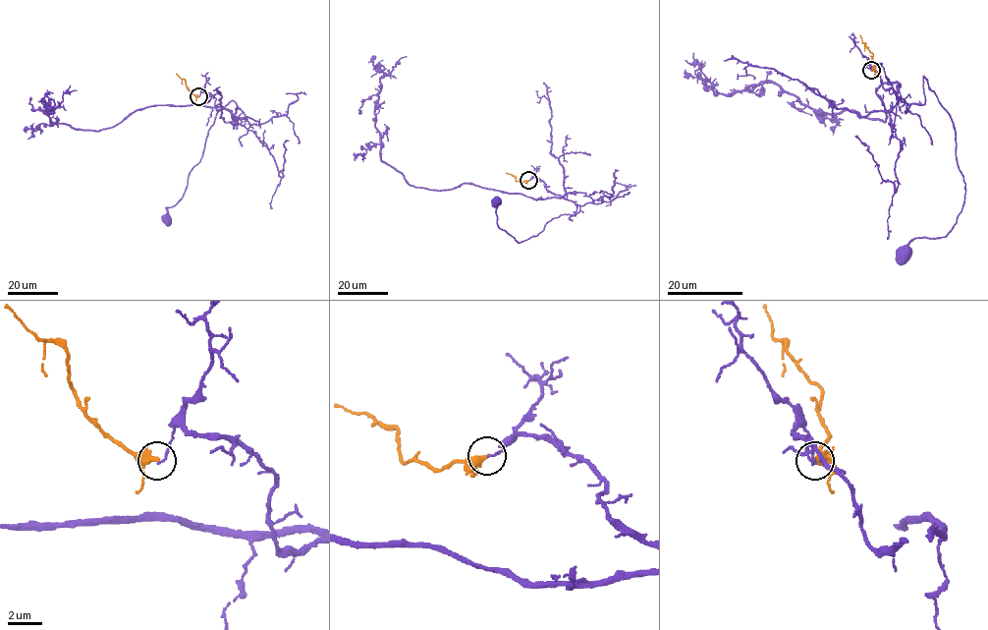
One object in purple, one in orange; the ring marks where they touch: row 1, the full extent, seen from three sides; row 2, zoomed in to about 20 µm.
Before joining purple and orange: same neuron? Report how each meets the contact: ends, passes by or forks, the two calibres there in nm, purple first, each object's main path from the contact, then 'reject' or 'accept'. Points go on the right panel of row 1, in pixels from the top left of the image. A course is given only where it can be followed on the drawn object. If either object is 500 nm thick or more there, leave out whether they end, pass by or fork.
purple ends; orange ends; calibres 120 and 420 nm; course purple (871, 70), (910, 103), (925, 102), (924, 76), (953, 121), (963, 177), (957, 221), (905, 254); course orange (871, 70), (873, 54), (860, 34); reject

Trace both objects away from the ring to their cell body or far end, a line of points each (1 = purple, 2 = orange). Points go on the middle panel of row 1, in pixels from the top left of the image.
1: (528, 180), (538, 178), (572, 200), (576, 215), (553, 218), (519, 243), (497, 223), (498, 202)
2: (528, 180), (517, 181), (516, 177), (506, 173)

